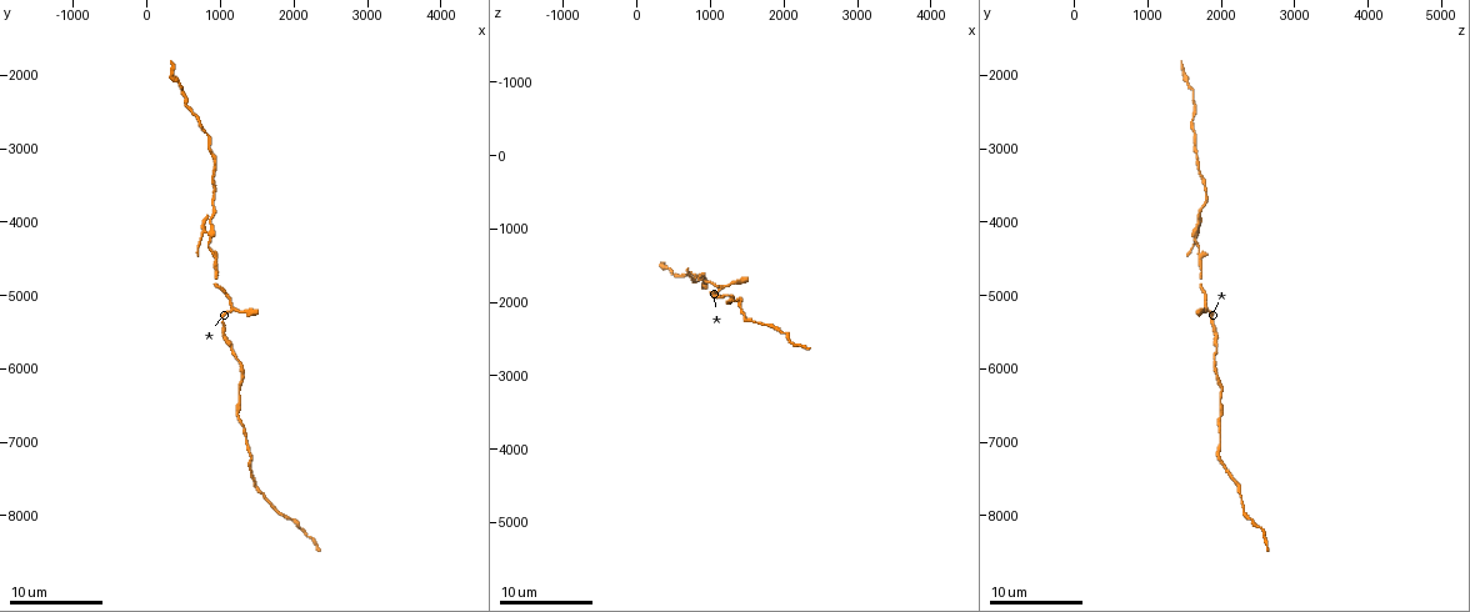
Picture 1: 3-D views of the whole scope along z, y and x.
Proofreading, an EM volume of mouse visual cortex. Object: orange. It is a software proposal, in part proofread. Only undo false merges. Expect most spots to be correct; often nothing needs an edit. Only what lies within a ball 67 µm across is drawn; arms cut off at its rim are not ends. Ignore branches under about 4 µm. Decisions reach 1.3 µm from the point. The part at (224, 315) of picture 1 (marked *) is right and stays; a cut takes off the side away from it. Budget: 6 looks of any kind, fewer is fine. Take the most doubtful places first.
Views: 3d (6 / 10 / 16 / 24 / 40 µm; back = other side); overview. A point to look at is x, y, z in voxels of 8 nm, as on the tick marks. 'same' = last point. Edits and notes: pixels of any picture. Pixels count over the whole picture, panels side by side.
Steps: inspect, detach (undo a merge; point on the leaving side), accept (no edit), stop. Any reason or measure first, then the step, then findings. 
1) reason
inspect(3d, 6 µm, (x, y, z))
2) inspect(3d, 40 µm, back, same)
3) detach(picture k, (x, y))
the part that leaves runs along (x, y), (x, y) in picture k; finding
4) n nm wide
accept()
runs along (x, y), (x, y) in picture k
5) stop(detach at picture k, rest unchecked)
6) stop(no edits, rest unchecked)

sudden change in width
inspect(3d, 10 µm, (450, 2150, 1550))

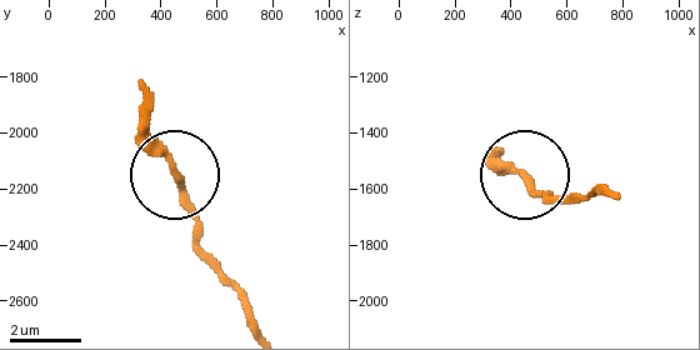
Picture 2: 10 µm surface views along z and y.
inspect(3d, 6 µm, (470, 2160, 1560))

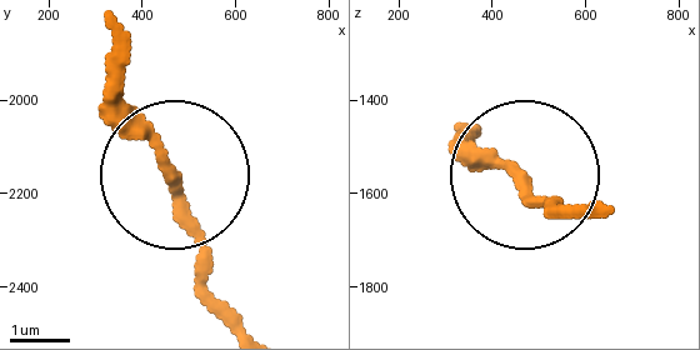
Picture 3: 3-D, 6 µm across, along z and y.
190 nm wide
accept()
runs along (593, 205), (538, 200), (518, 165), (458, 135) in picture 3; all the same neuron

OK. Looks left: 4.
thick turns thin
inspect(3d, 6 µm, (1250, 6350, 2000))

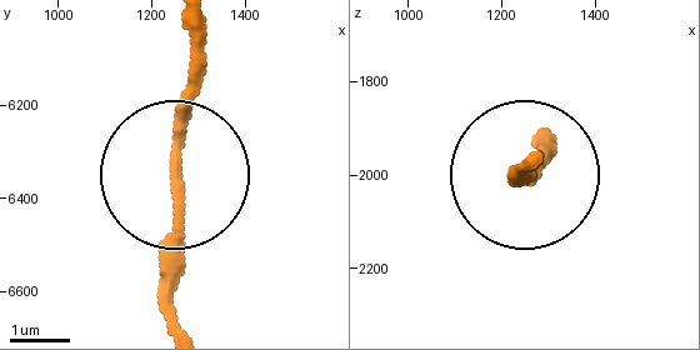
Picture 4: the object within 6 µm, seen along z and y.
accept()
runs along (186, 30), (171, 329) in picture 4; all the same neuron

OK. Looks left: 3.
sudden change in width
inspect(3d, 6 µm, (1400, 7050, 1950))

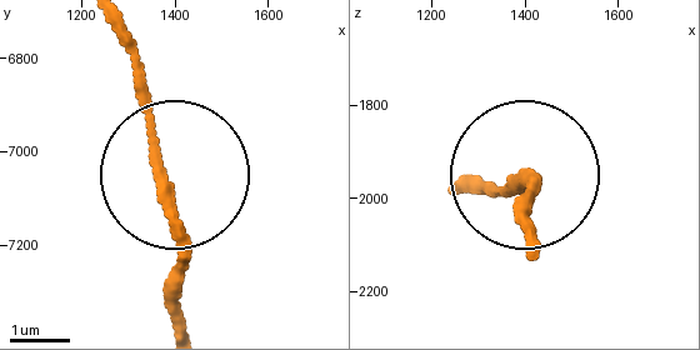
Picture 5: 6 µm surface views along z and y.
190 nm wide
accept()
runs along (456, 188), (511, 173), (526, 213) in picture 5; all the same neuron

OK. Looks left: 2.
stop(no edits, rest unchecked)

